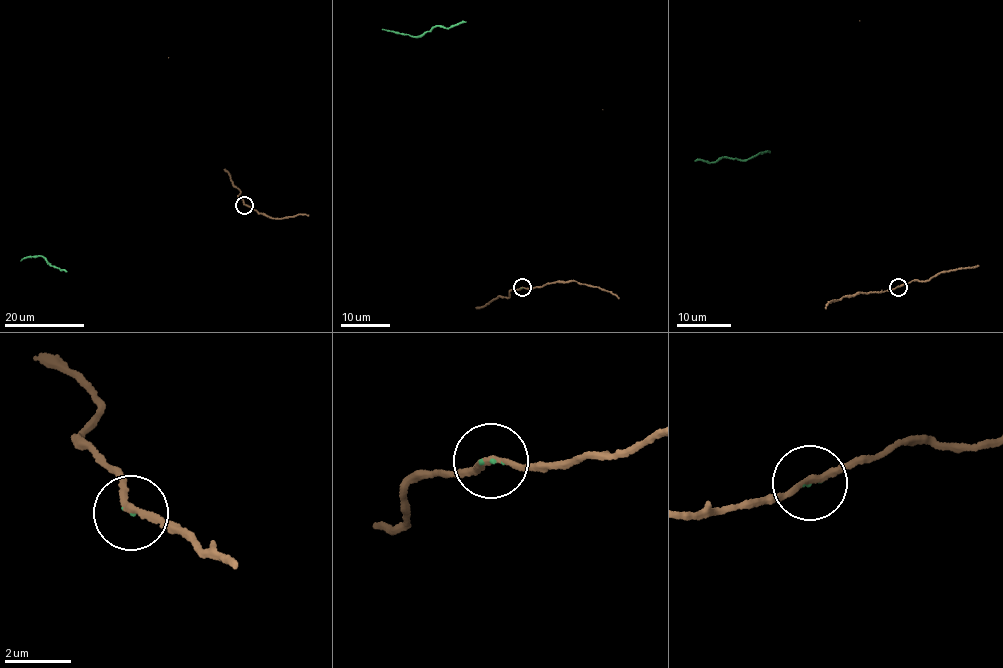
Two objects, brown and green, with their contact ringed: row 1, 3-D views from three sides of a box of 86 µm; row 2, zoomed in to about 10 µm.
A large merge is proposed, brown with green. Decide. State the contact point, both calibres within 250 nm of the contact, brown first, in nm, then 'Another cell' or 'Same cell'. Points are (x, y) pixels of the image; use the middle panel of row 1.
Place: (522, 287). Thickness 190 nm (brown) against 70 nm. Same cell

